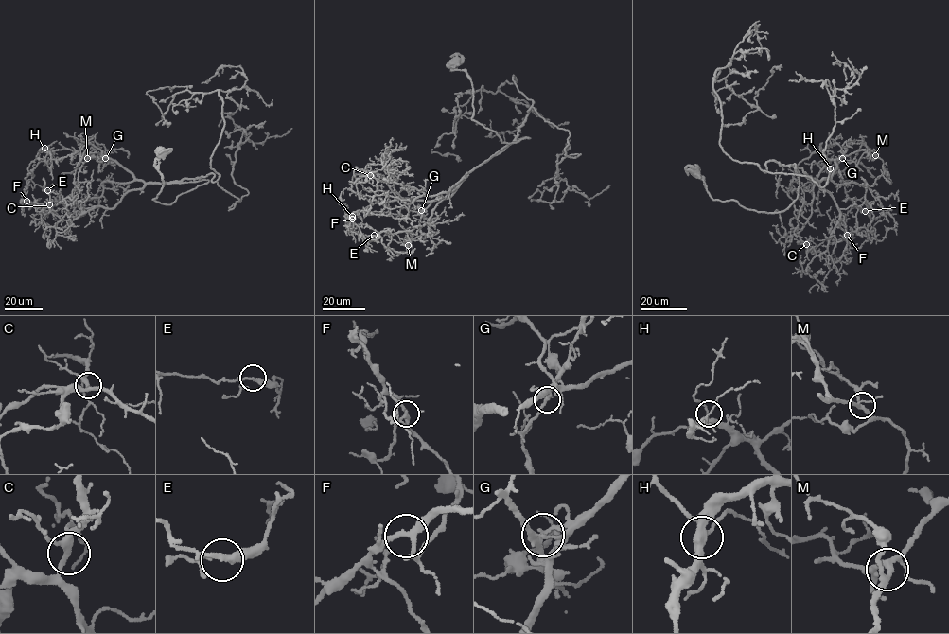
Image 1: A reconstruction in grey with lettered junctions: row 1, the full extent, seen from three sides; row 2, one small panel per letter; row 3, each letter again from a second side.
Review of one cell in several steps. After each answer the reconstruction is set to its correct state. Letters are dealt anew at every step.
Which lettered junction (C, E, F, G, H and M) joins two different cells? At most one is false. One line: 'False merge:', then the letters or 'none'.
False merge: G

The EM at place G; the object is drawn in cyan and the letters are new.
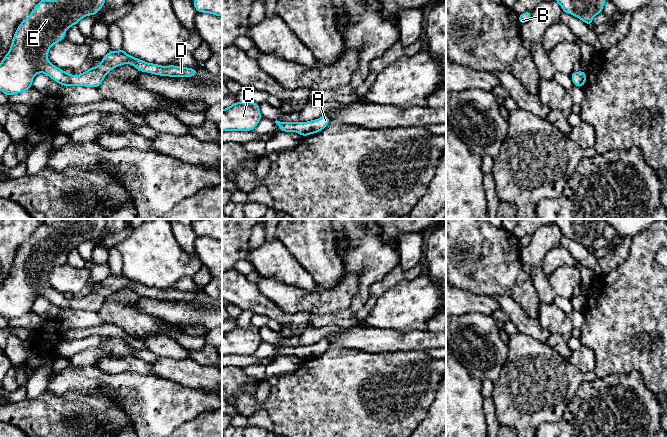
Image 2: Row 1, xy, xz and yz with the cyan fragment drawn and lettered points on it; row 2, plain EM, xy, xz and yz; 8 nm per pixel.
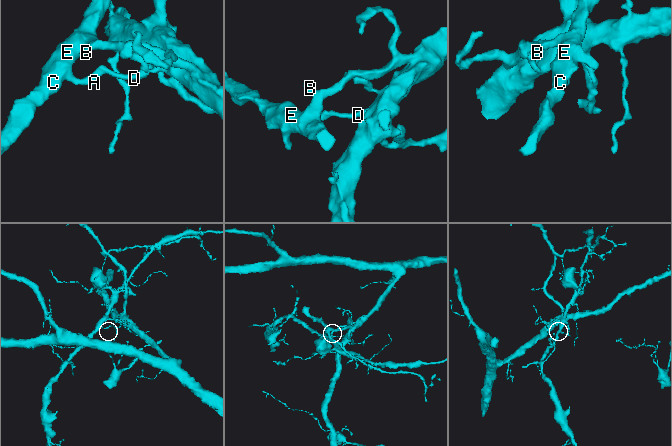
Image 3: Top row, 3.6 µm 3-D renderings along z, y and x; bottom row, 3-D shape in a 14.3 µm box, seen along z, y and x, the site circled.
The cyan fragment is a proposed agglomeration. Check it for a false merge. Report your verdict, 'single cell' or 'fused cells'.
fused cells

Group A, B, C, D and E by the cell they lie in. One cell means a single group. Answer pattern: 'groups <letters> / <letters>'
groups A D / B C E

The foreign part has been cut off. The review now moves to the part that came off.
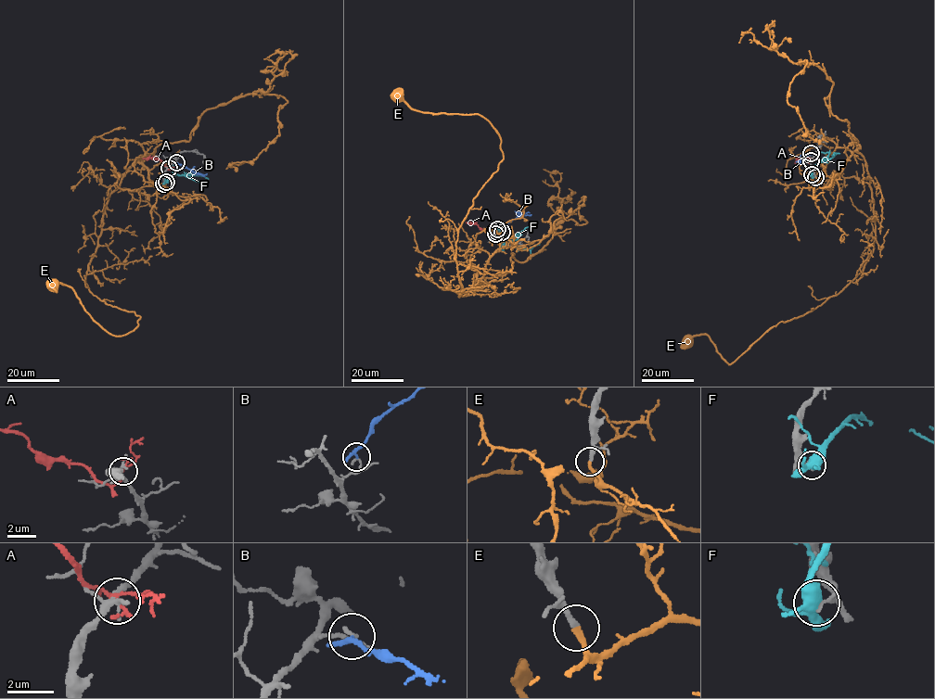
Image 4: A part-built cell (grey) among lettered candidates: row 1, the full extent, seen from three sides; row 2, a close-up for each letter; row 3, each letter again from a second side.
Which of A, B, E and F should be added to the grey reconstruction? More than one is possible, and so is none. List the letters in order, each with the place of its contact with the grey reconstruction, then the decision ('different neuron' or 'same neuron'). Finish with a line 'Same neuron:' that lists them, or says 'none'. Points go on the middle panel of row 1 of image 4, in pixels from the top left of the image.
A: (495, 231) | different neuron
B: (502, 232) | different neuron
E: (495, 234) | same neuron
F: (497, 229) | different neuron
Same neuron: E

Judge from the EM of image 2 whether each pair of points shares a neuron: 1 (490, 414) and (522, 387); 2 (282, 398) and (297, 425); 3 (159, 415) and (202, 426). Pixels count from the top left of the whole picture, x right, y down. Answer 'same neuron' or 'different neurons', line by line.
1: different neurons
2: same neuron
3: different neurons

